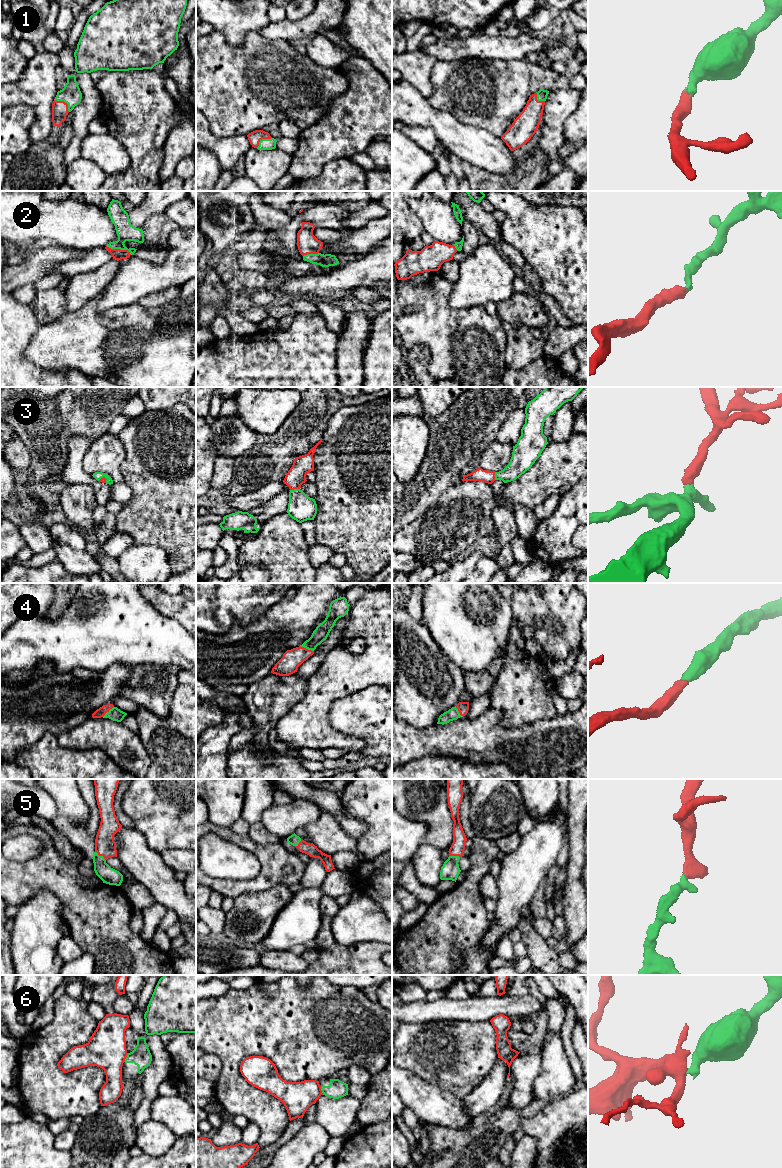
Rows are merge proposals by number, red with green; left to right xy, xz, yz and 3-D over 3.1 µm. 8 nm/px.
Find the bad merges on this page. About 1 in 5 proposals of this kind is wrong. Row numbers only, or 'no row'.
6

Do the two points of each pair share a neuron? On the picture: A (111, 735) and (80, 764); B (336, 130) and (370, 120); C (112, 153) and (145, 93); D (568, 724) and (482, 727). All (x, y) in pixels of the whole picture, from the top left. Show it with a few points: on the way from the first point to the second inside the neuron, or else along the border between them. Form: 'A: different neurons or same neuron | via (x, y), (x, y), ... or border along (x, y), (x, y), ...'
A: different neurons | border along (73, 748), (101, 749), (115, 763)
B: same neuron | via (344, 130), (354, 120), (362, 120)
C: different neurons | border along (108, 132), (123, 145), (131, 161)
D: same neuron | via (547, 729), (542, 730), (538, 734), (503, 735)

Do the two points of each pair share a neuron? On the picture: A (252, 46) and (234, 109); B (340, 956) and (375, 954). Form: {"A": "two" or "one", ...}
{"A": "one", "B": "one"}

